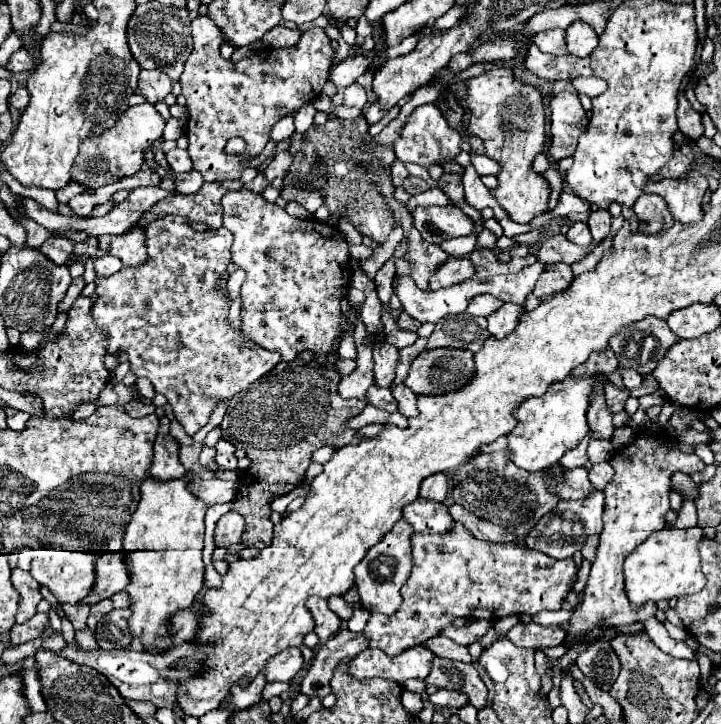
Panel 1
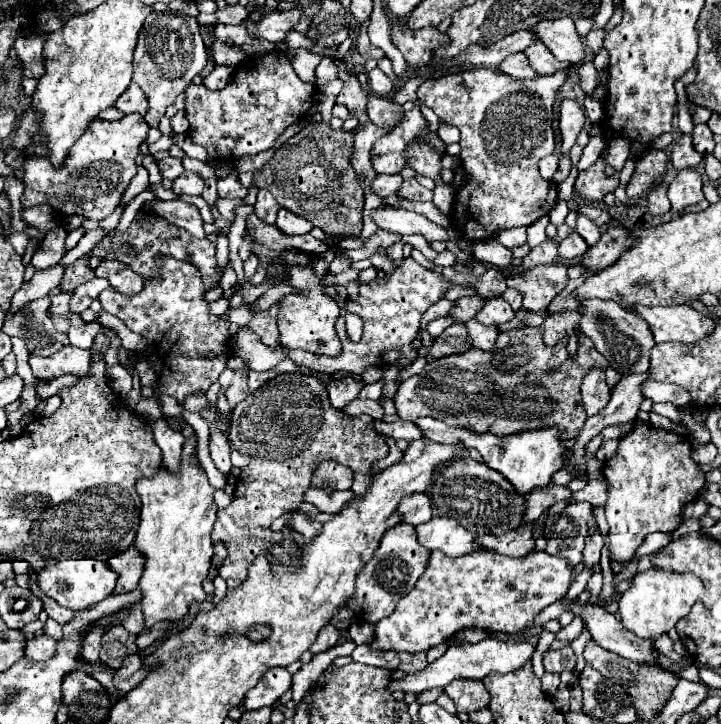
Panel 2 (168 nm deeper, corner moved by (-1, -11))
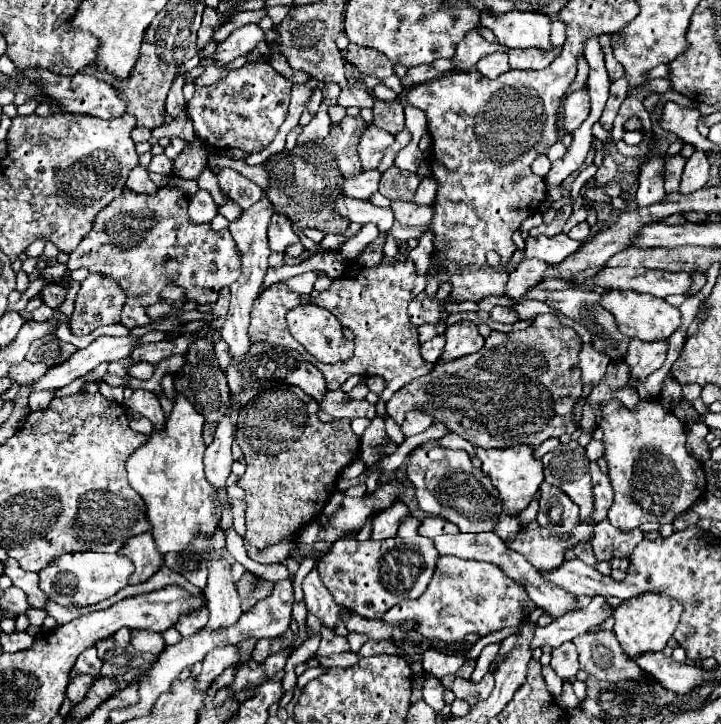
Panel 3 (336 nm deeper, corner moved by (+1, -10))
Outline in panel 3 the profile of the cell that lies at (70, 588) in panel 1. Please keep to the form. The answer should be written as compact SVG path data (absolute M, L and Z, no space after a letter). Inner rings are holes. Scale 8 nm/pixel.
M66 553L44 567L40 575L40 589L58 605L96 605L128 585L128 577L134 573L134 565L120 553Z

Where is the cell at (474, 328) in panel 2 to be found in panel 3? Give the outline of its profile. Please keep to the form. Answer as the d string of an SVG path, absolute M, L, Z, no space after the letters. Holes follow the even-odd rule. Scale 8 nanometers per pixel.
M468 321L454 323L446 331L446 347L444 347L442 359L438 359L438 363L454 361L464 355L476 353L482 349L482 345L484 345L484 337L478 333L474 323L468 323Z

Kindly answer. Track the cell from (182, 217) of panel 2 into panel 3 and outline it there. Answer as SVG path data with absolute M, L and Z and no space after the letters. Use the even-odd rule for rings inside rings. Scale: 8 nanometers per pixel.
M198 191L190 199L188 215L190 215L190 221L194 223L210 223L218 215L218 209L220 205L214 201L214 197L208 191Z

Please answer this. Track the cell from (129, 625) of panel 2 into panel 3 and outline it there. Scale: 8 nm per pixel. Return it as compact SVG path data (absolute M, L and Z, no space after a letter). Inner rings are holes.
M132 631L132 645L140 653L154 653L154 655L158 655L166 647L162 635L152 631Z

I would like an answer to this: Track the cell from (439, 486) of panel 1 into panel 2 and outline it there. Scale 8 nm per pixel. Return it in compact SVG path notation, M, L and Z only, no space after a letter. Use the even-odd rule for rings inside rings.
M416 492L412 496L406 496L400 502L400 514L404 514L404 522L408 522L412 526L428 522L434 516L432 512L434 512L432 498L424 492Z

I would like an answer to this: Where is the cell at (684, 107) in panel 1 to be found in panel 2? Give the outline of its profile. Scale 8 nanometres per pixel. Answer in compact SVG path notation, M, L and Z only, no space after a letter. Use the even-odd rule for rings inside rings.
M682 134L682 138L672 146L672 164L678 170L684 170L696 166L700 160L702 160L700 152L692 148L692 134Z

